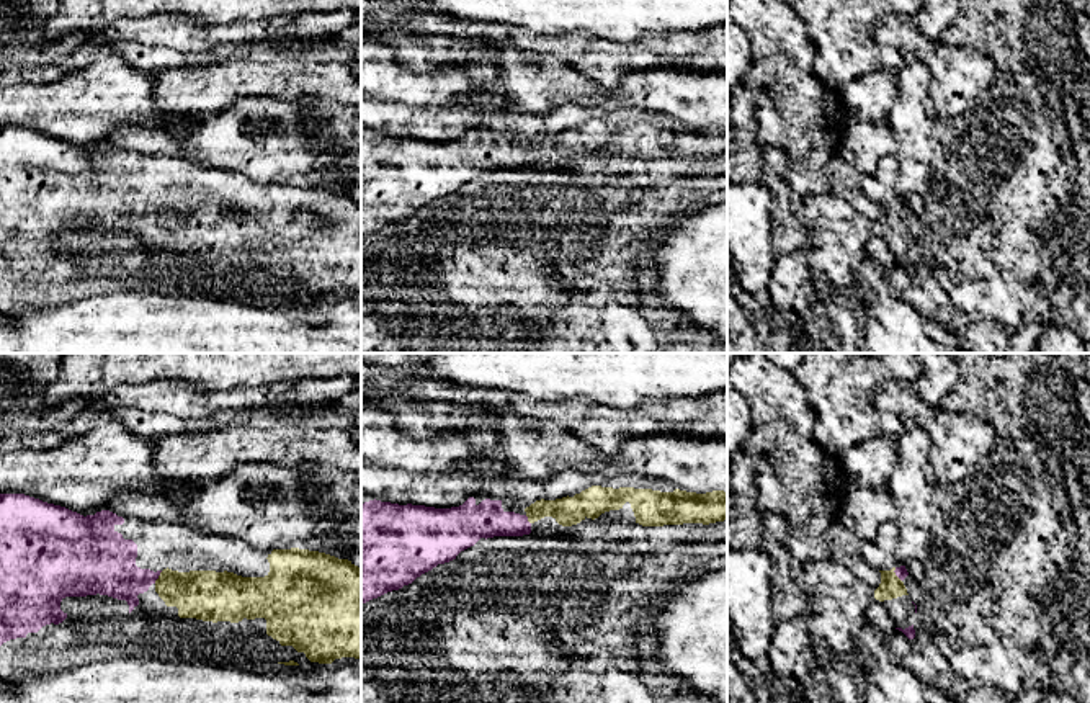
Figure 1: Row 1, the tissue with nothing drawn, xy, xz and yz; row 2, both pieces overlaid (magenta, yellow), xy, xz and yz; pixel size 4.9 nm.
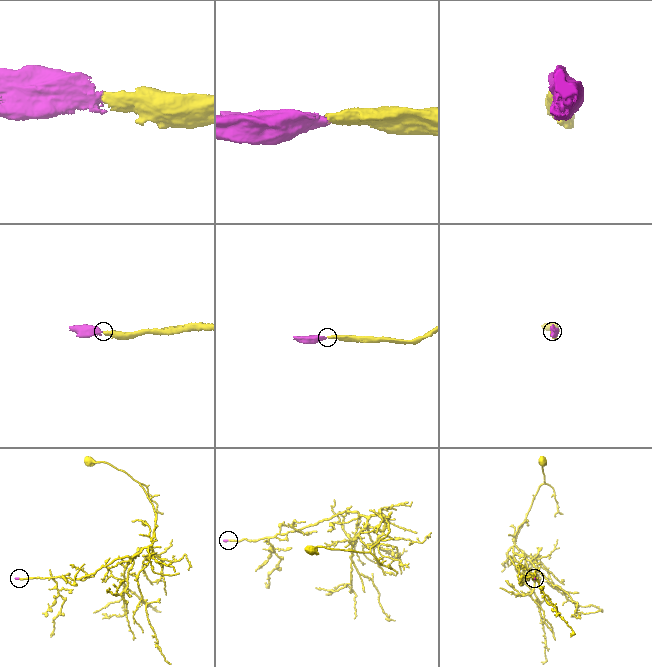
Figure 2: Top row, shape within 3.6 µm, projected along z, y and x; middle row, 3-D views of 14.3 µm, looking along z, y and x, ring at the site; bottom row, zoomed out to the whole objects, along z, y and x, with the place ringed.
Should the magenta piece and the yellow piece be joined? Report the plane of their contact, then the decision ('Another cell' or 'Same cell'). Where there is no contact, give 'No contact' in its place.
Touches magenta in xy. Same cell

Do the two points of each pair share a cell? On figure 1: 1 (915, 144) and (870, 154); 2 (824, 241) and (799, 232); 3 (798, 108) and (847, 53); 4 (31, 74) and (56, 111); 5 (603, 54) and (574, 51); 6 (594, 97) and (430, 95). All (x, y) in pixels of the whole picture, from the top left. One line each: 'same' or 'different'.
1: different
2: different
3: different
4: different
5: same
6: same

